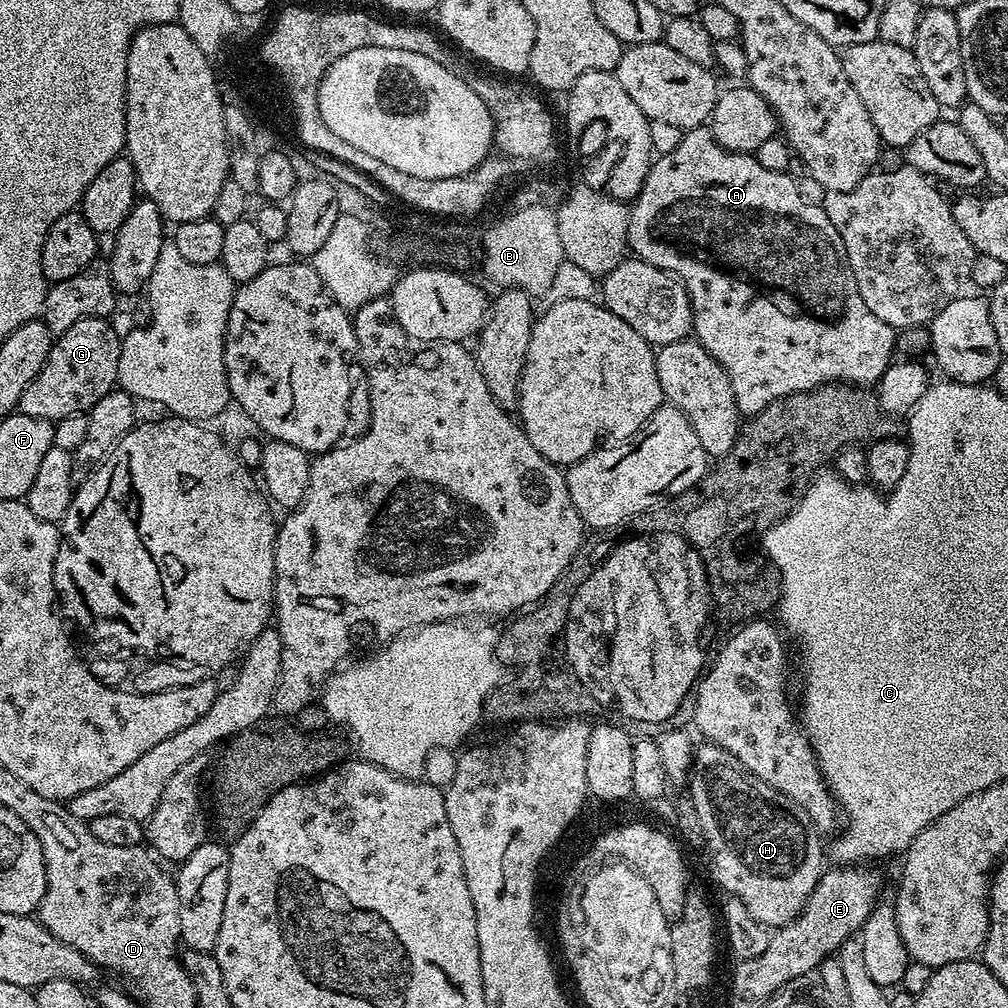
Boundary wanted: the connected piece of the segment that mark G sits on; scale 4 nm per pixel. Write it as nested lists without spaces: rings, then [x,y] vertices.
[[[99,316],[82,318],[82,322],[74,322],[70,330],[59,333],[52,341],[52,349],[34,382],[26,386],[26,394],[22,394],[19,411],[25,412],[30,418],[58,421],[75,412],[87,413],[106,393],[117,387],[116,375],[118,374],[118,354],[120,353],[121,333],[115,332],[108,325],[107,319]]]

